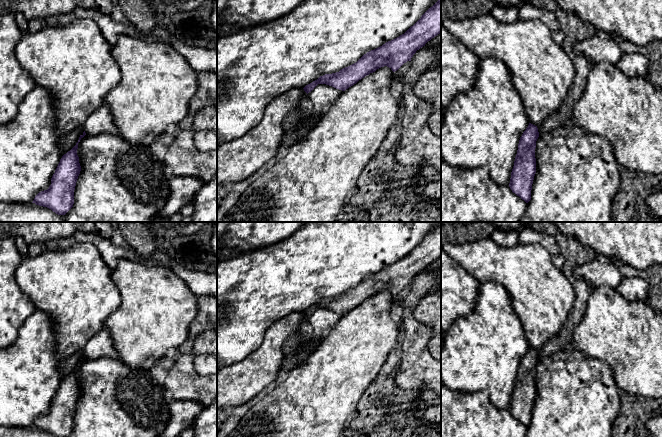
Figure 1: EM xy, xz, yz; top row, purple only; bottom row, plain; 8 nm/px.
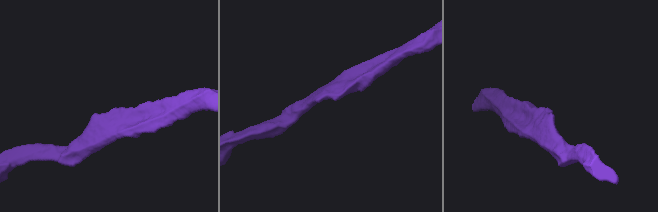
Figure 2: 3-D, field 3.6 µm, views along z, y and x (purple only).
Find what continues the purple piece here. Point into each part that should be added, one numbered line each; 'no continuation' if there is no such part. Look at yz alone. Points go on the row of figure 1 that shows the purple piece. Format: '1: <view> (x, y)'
no continuation

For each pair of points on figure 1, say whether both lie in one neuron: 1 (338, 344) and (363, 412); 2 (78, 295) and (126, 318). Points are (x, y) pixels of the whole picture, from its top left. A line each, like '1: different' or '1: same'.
1: different
2: different

